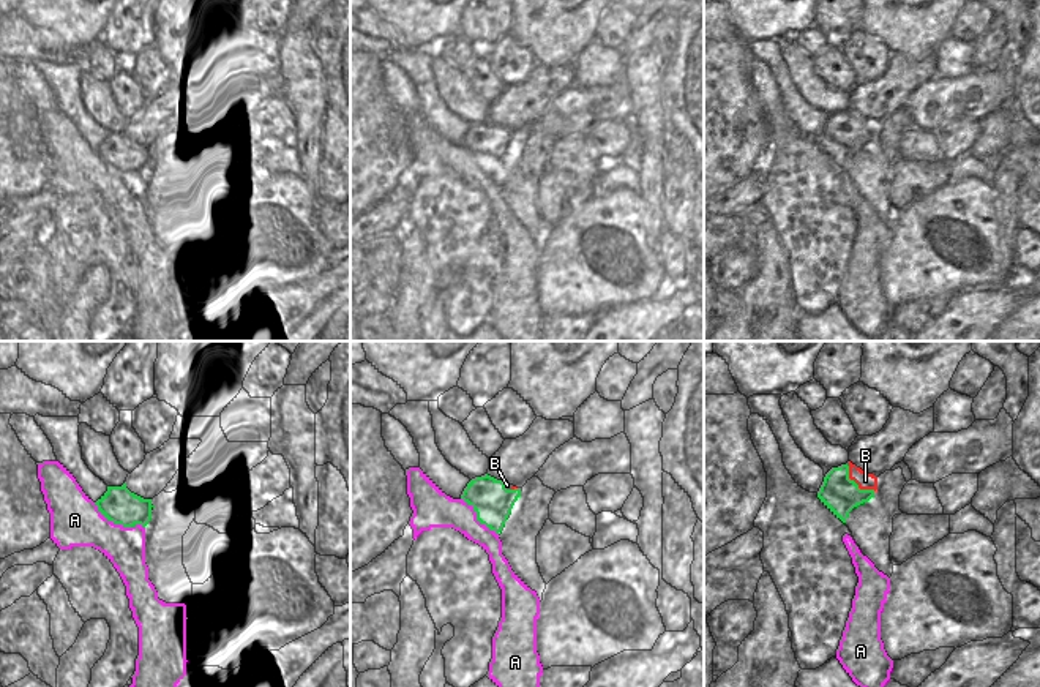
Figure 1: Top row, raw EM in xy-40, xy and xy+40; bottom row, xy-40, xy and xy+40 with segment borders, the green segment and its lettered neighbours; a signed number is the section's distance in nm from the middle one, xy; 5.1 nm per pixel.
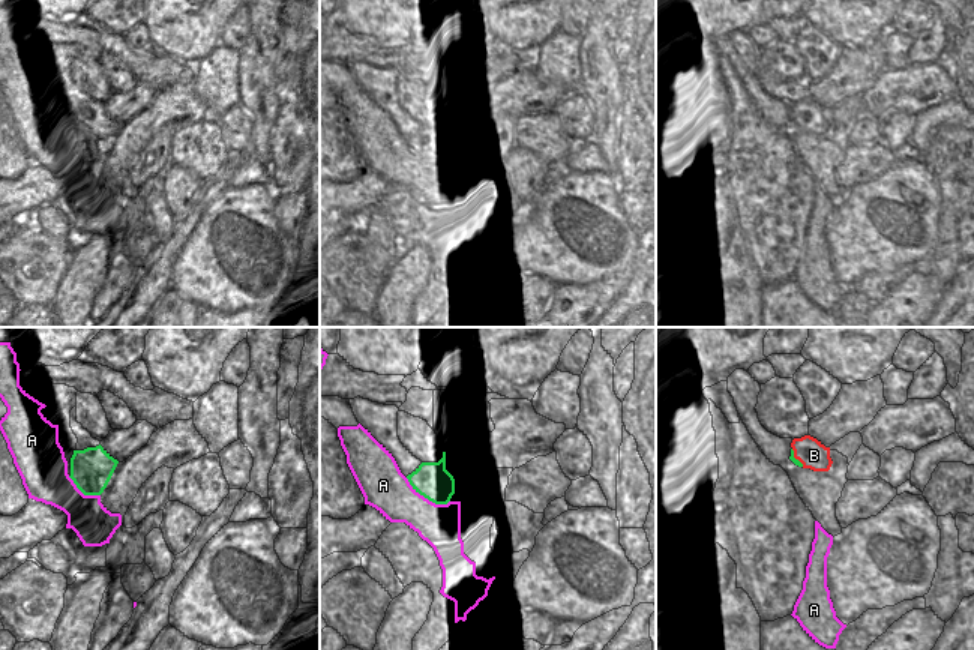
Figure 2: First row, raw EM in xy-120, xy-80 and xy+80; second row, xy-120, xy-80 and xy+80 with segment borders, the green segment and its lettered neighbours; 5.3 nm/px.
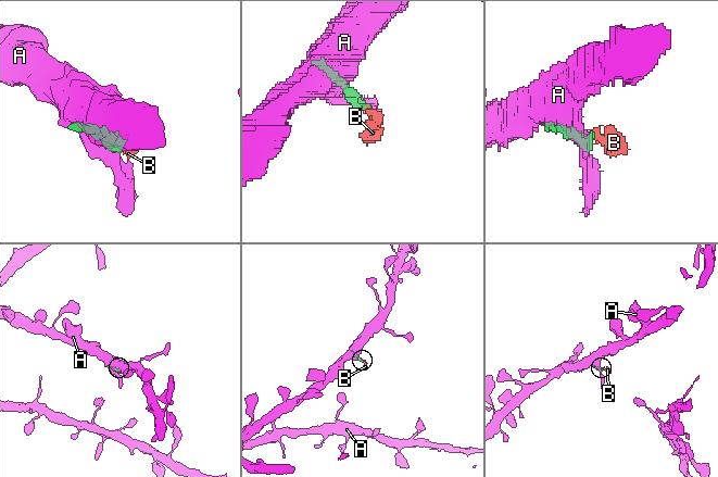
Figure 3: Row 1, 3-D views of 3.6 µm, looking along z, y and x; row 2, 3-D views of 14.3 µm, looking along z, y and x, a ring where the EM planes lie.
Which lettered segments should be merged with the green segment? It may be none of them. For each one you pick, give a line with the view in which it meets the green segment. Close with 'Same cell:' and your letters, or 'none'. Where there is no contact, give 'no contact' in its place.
Same cell: none

